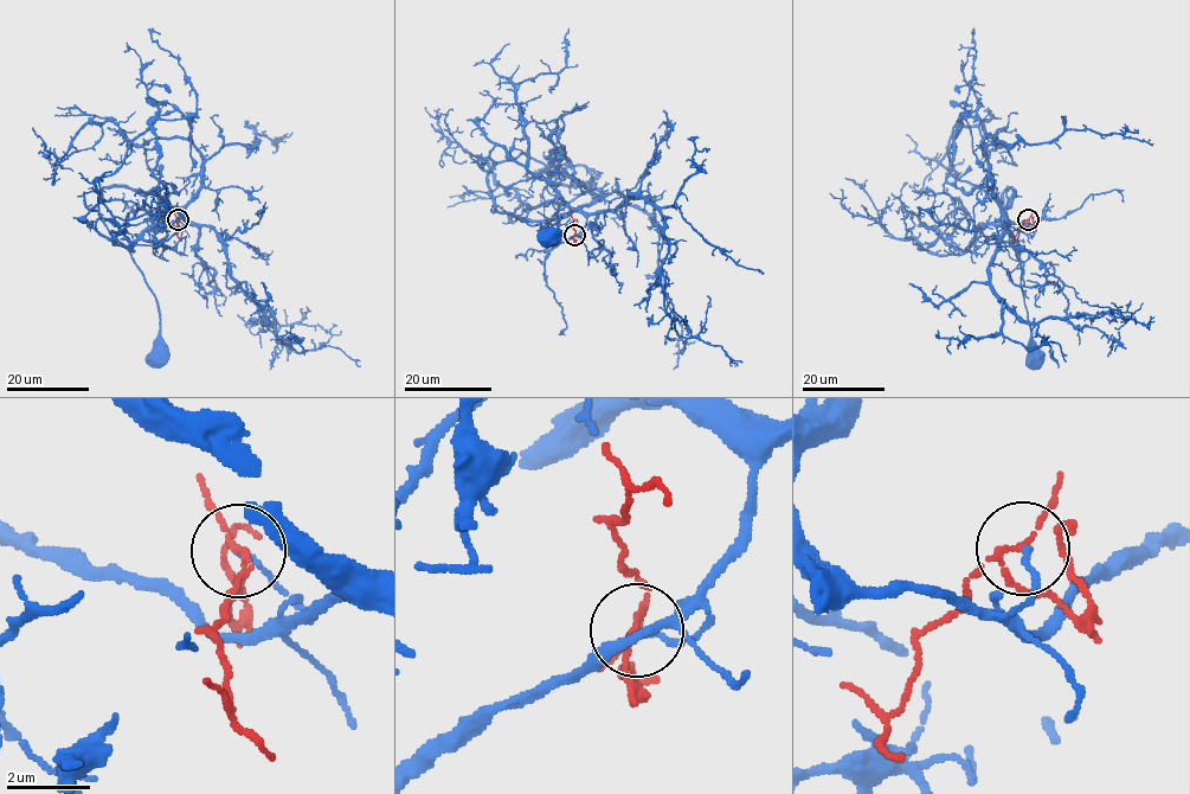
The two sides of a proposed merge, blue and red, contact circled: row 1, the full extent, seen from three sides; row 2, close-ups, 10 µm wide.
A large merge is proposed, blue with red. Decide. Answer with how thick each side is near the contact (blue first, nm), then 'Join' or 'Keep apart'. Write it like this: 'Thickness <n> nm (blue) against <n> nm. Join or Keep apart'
Thickness 150 nm (blue) against 110 nm. Keep apart

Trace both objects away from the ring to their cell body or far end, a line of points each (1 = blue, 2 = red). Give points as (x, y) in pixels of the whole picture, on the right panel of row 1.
1: (1028, 219), (1012, 223), (1005, 216), (1014, 196), (1009, 189), (1009, 242), (1037, 358)
2: (1028, 219), (1017, 229), (1016, 241)

